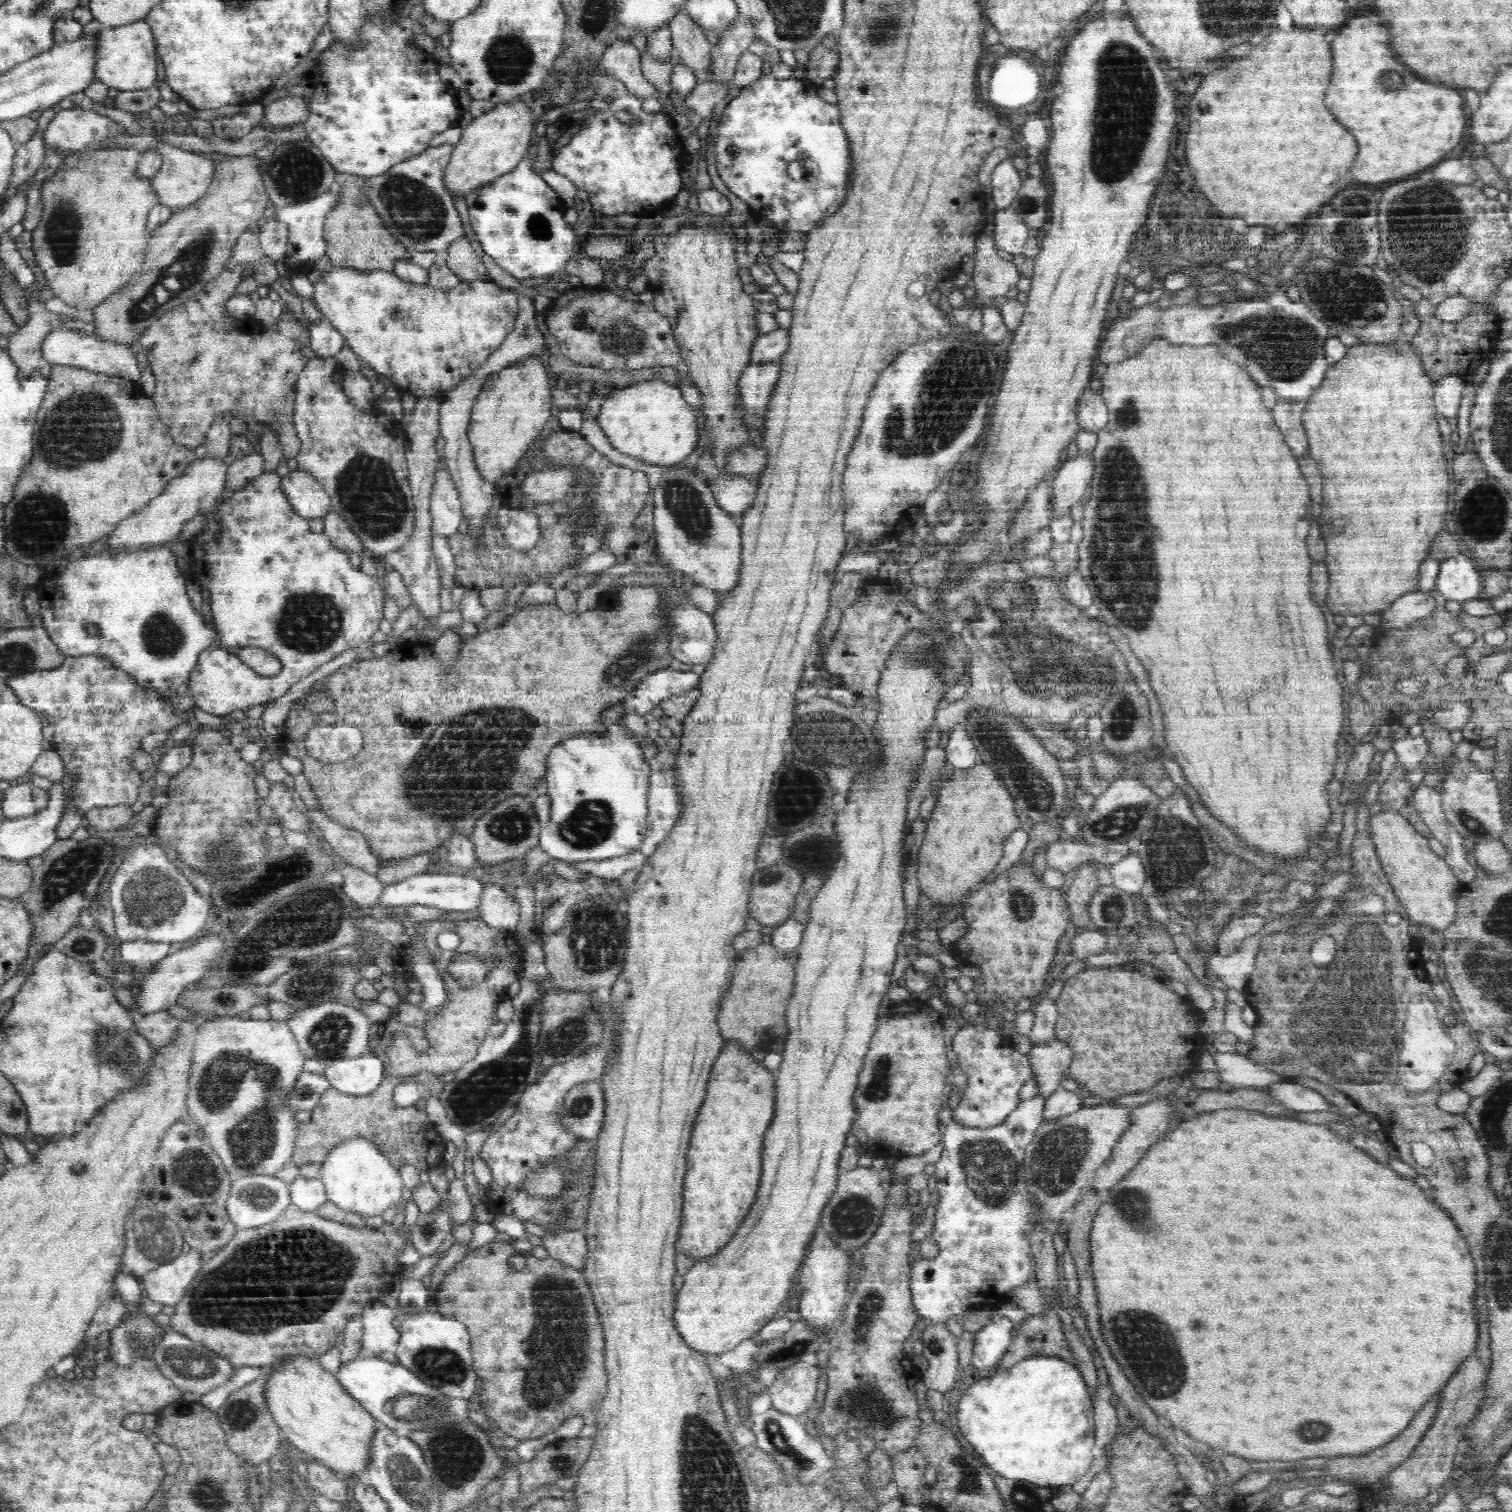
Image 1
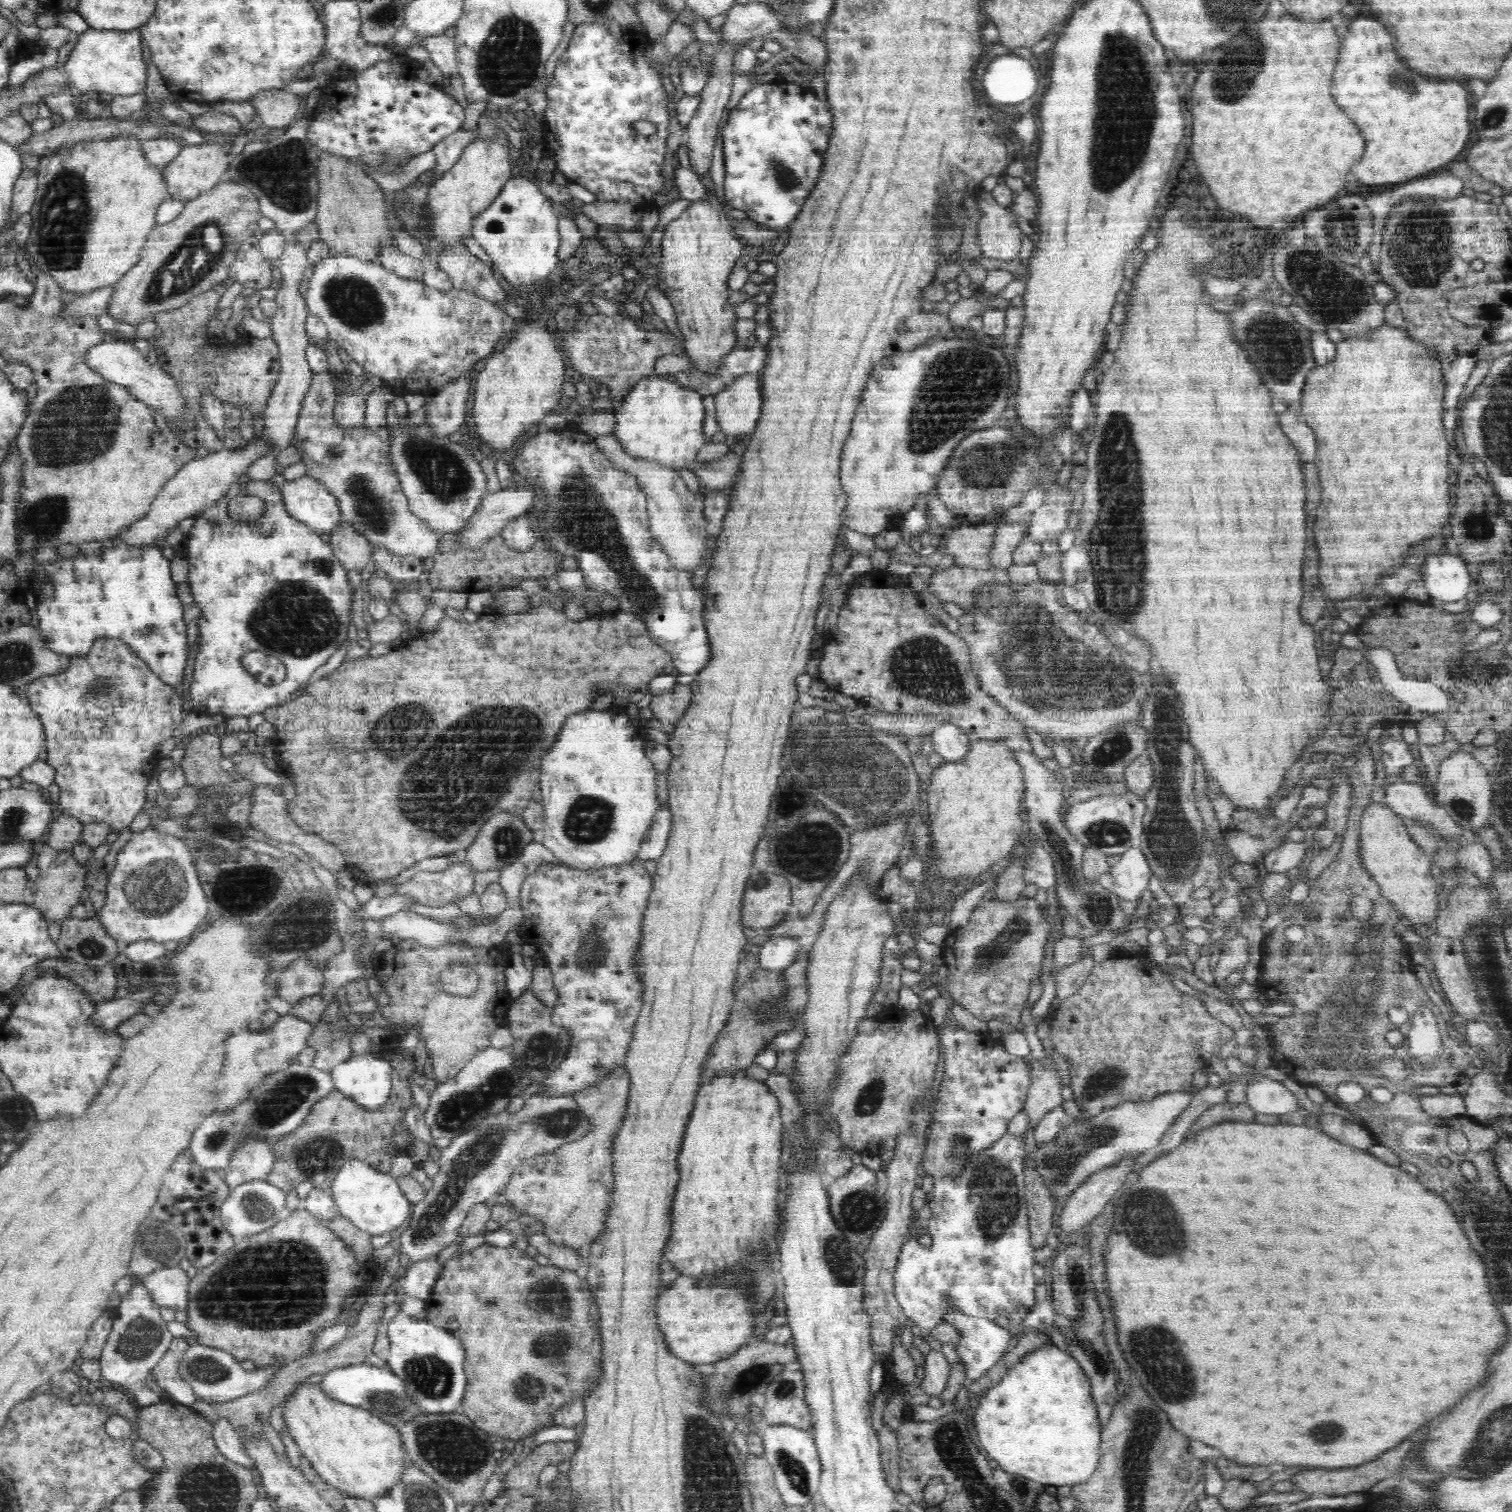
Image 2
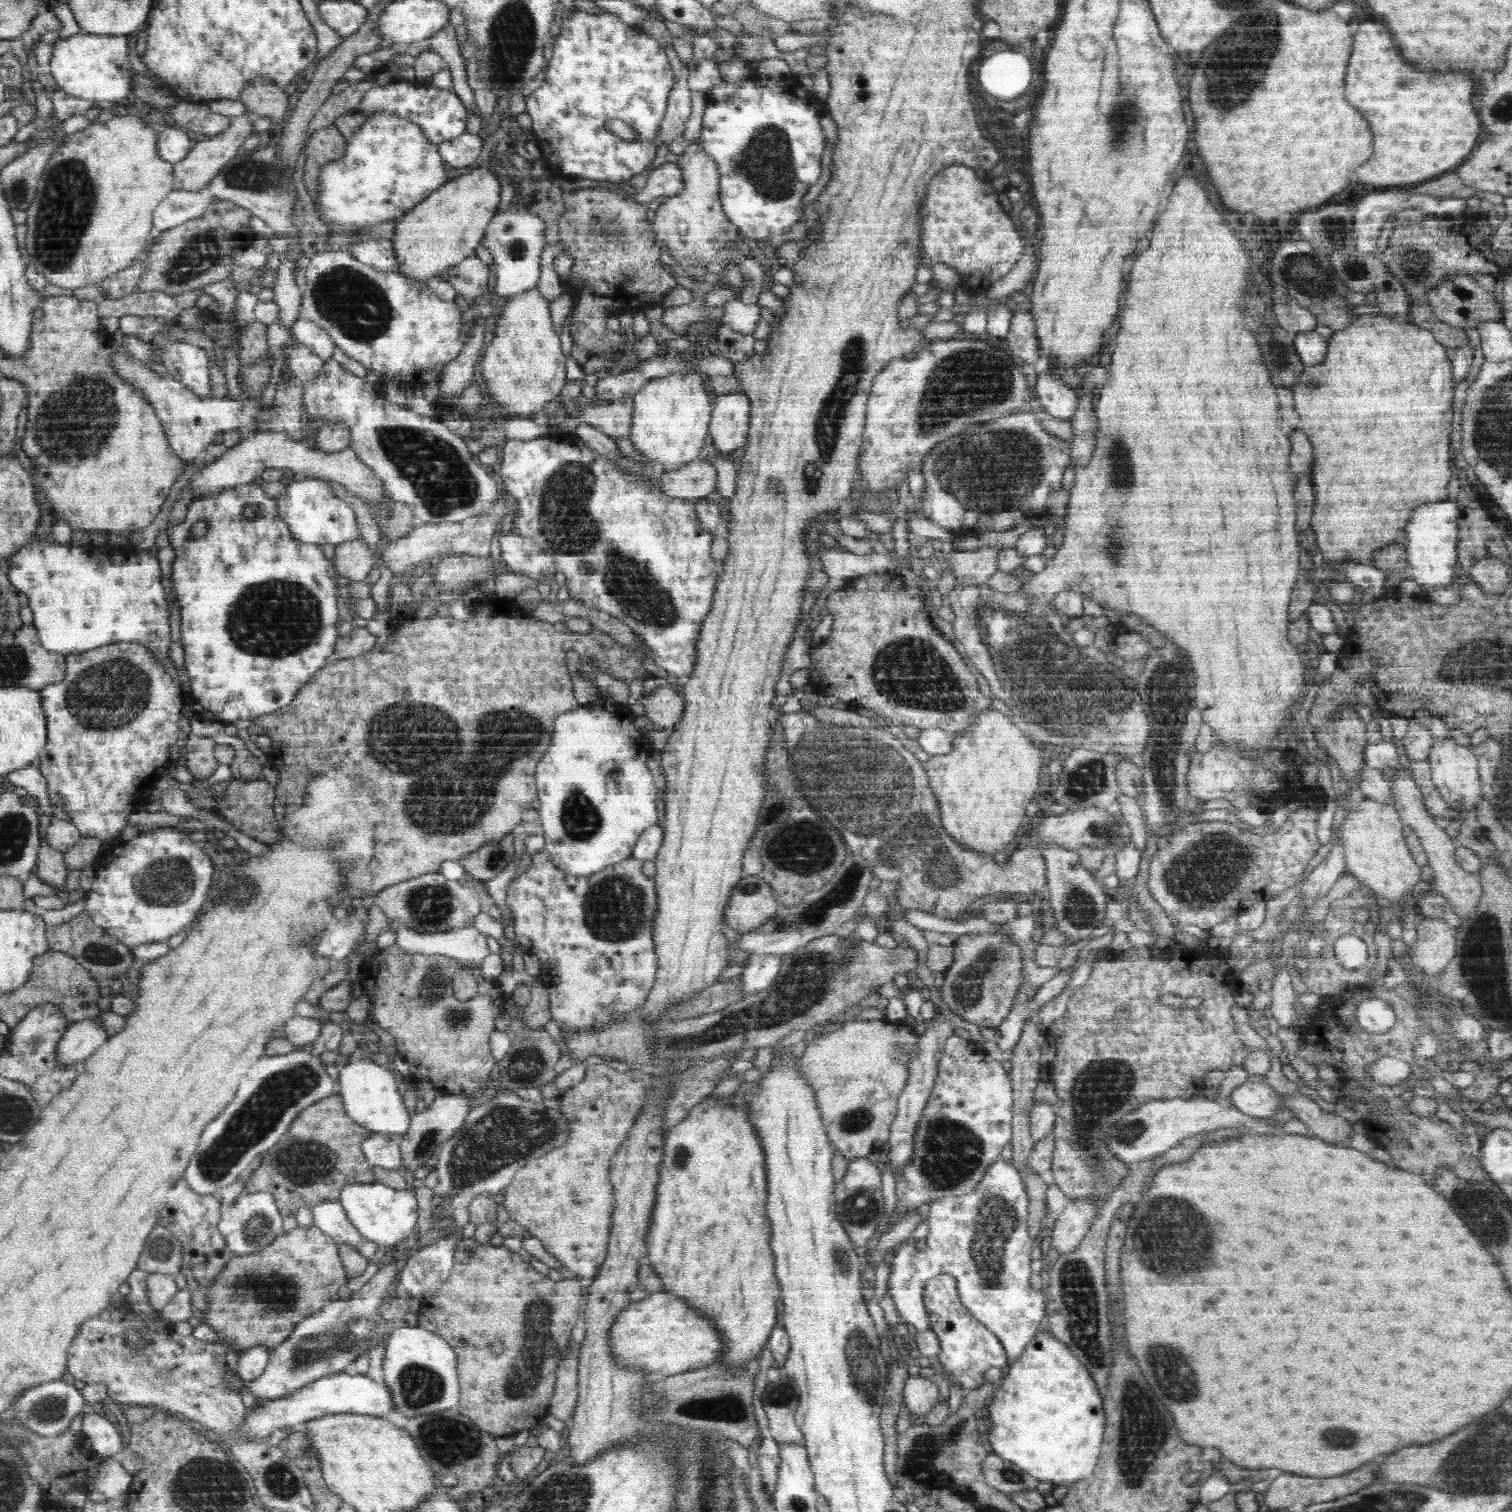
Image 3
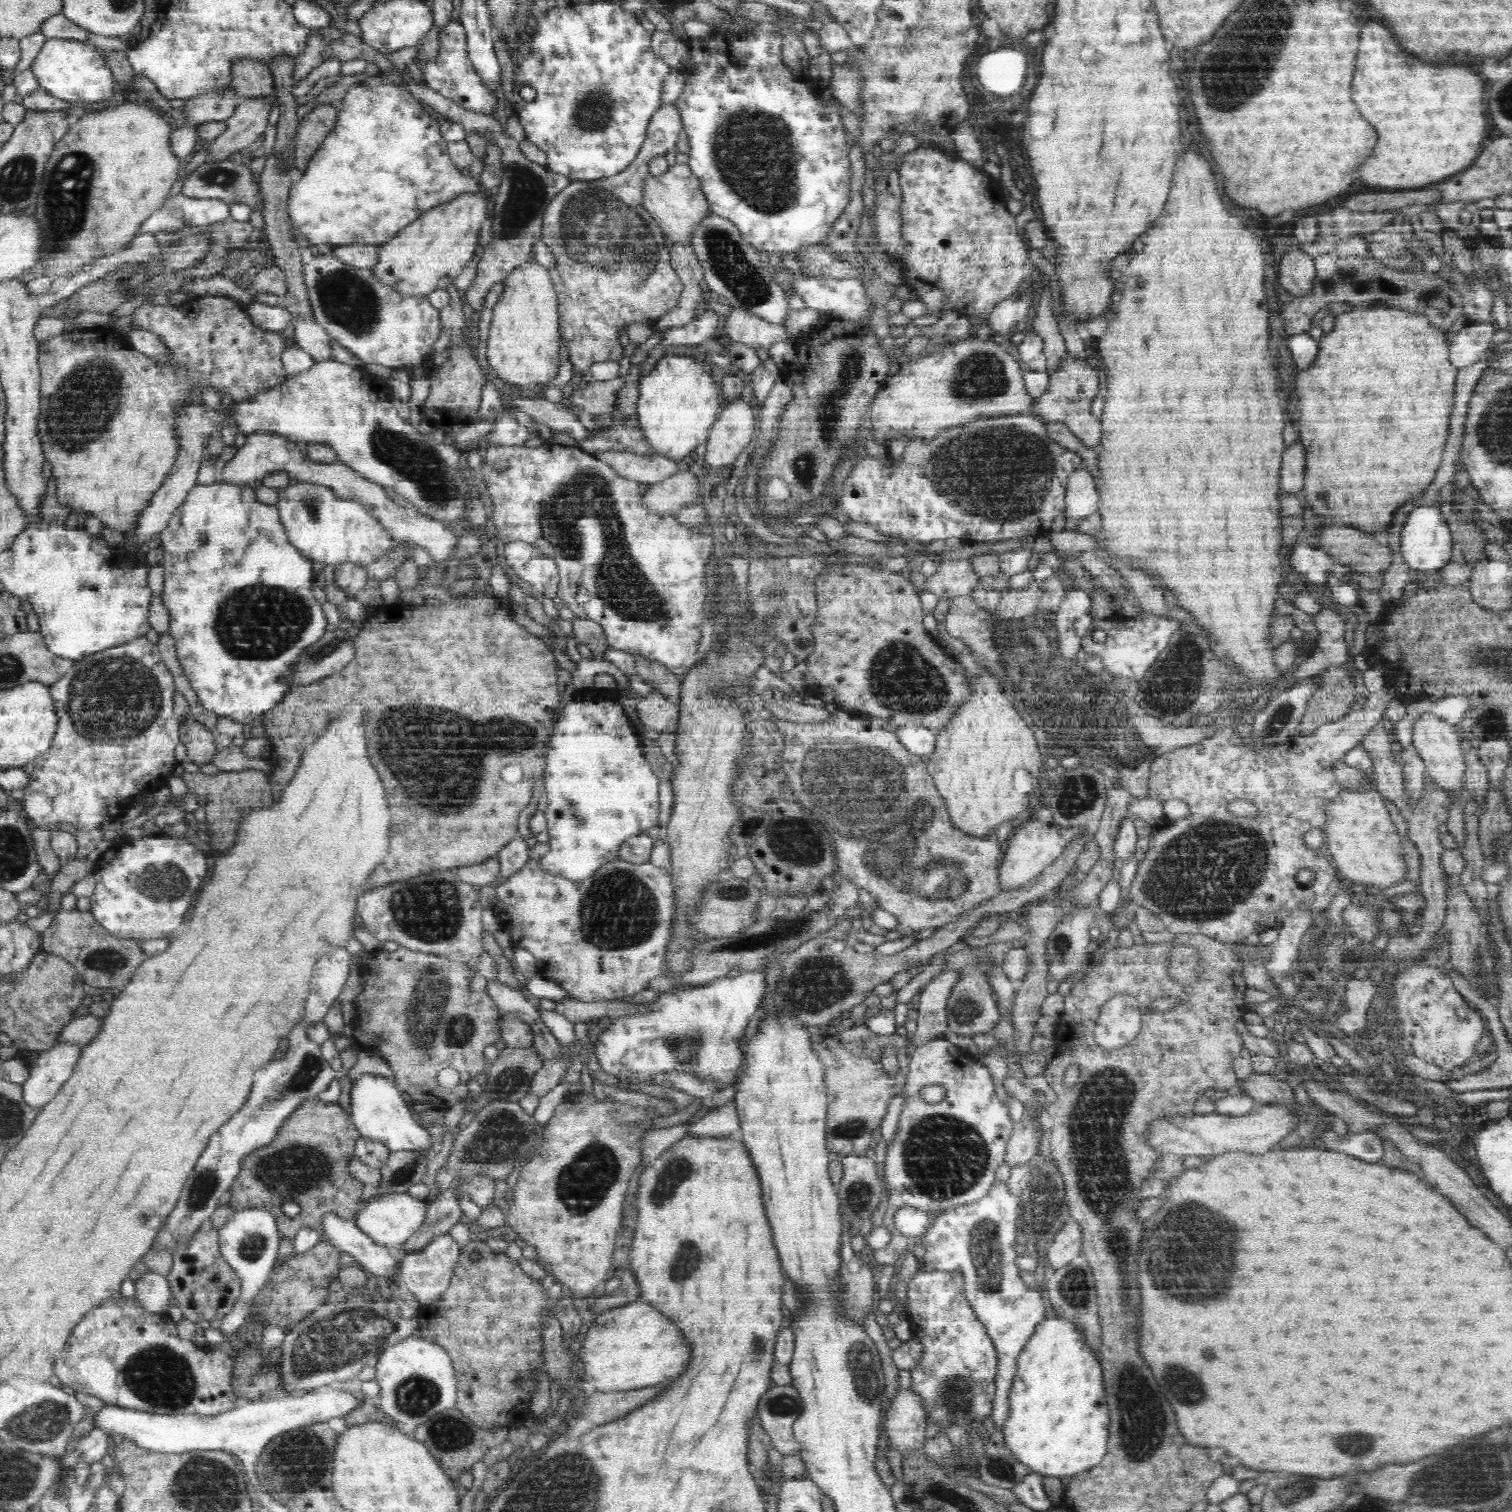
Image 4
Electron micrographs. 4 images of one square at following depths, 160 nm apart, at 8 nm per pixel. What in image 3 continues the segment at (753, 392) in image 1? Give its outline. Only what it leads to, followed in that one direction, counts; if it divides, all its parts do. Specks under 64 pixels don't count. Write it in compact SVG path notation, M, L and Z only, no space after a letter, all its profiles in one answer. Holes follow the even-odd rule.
M732 392L717 396L710 416L709 429L707 430L713 440L712 449L716 449L720 454L728 454L744 447L749 435L749 416L750 399L743 392Z

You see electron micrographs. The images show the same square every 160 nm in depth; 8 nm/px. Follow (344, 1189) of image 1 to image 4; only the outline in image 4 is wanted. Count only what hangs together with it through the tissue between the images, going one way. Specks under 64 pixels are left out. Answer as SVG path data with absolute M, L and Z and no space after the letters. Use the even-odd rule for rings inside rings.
M381 1193L380 1196L367 1195L362 1200L362 1206L357 1210L355 1223L376 1244L384 1245L391 1249L404 1244L412 1235L418 1232L418 1228L426 1220L427 1203L416 1199L410 1193Z

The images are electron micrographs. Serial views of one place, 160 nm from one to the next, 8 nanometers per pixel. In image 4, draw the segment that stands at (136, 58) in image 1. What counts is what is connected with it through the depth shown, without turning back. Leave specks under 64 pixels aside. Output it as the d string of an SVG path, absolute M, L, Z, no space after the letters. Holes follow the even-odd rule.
M48 39L29 68L38 81L39 88L43 88L46 93L79 105L88 105L106 100L114 94L116 80L110 67L106 65L104 53L80 41Z

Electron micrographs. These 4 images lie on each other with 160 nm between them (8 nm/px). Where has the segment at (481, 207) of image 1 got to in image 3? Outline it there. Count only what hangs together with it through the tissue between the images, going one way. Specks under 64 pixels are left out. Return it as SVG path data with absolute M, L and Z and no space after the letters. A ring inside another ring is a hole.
M518 206L510 208L506 214L494 214L494 220L490 220L482 244L498 264L495 292L501 299L530 291L537 286L541 273L540 255L548 246L546 228L546 220L543 220L543 217L536 216L528 208L520 210Z

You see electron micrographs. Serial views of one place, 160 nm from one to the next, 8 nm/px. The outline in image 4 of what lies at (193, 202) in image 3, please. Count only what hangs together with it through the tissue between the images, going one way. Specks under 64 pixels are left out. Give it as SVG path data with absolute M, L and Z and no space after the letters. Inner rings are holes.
M182 193L166 198L139 228L139 232L173 231L231 220L230 204L217 198L188 198Z

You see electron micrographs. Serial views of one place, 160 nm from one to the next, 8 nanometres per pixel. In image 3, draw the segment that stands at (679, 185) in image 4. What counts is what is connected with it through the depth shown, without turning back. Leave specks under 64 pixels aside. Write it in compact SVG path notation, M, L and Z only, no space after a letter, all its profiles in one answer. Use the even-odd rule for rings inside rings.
M699 138L692 140L685 152L677 157L676 164L684 174L684 187L674 196L664 197L655 211L653 227L658 239L668 246L668 254L694 278L702 280L706 264L720 252L728 242L738 238L739 229L728 220L720 202L720 170L715 161L703 151Z

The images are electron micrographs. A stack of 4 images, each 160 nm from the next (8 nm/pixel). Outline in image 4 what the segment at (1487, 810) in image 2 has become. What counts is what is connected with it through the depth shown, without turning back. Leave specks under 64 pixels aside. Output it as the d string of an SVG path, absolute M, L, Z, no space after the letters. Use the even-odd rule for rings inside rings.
M1424 713L1414 721L1412 728L1412 743L1417 755L1425 764L1428 776L1446 792L1453 792L1454 796L1465 785L1466 756L1464 745L1455 725L1430 714Z

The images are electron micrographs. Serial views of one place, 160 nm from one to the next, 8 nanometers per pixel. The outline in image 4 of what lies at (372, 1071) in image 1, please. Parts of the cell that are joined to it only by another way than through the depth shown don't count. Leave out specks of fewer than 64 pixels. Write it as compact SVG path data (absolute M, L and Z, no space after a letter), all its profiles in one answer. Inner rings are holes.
M364 1074L354 1081L354 1088L350 1091L352 1091L350 1117L354 1118L356 1129L361 1137L367 1137L386 1145L391 1153L396 1150L422 1152L422 1150L430 1149L435 1143L437 1137L433 1137L433 1132L429 1128L420 1126L414 1120L413 1106L406 1103L401 1090L395 1087L392 1078Z

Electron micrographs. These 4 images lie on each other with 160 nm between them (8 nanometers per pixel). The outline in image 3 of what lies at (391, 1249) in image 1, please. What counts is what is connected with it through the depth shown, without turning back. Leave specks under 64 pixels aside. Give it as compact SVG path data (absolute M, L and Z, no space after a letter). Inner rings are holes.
M314 1224L310 1230L302 1230L302 1227L296 1228L296 1230L291 1230L290 1234L286 1234L286 1236L278 1236L272 1244L268 1244L264 1250L260 1250L260 1252L256 1252L256 1254L234 1256L232 1260L221 1269L221 1274L217 1275L213 1284L208 1285L208 1294L206 1294L206 1297L208 1297L208 1304L205 1305L204 1310L206 1311L206 1320L208 1320L208 1324L212 1326L212 1329L218 1330L218 1336L220 1336L222 1340L226 1340L228 1344L232 1344L234 1349L239 1352L258 1345L268 1347L271 1350L274 1347L280 1346L284 1340L291 1335L291 1332L295 1330L296 1325L300 1324L302 1320L306 1320L308 1317L314 1315L315 1312L321 1311L322 1307L326 1307L328 1303L338 1299L338 1288L347 1282L348 1274L346 1273L343 1261L340 1258L338 1245L332 1240L332 1237L324 1234L324 1232Z

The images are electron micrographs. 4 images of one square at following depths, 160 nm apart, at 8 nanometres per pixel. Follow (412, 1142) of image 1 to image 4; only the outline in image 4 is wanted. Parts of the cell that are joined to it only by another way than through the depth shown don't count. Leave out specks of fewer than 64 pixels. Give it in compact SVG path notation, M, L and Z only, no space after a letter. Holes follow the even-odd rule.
M304 1101L299 1106L299 1112L292 1112L288 1120L284 1122L284 1128L280 1128L276 1134L276 1140L264 1148L252 1151L252 1156L244 1160L244 1168L241 1168L234 1183L228 1192L227 1202L232 1212L246 1210L248 1208L263 1208L273 1214L276 1219L278 1232L281 1238L293 1240L301 1228L312 1228L318 1232L320 1238L327 1239L322 1230L322 1218L326 1214L337 1214L342 1220L353 1221L358 1209L362 1206L367 1187L363 1182L351 1175L350 1162L355 1156L355 1144L361 1138L360 1132L352 1124L351 1117L344 1114L338 1102L324 1103ZM284 1202L297 1202L301 1212L294 1218L286 1216L282 1212Z

